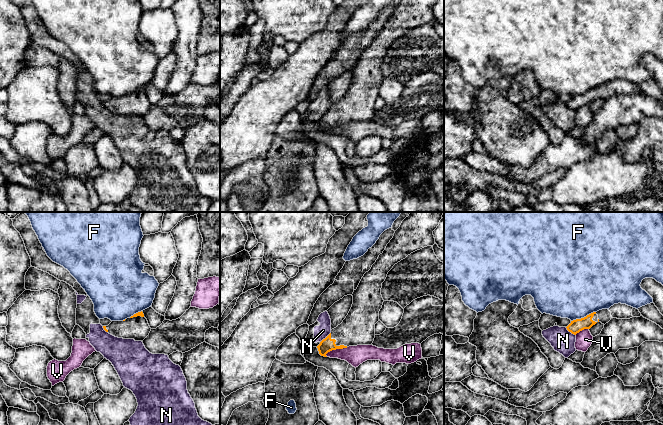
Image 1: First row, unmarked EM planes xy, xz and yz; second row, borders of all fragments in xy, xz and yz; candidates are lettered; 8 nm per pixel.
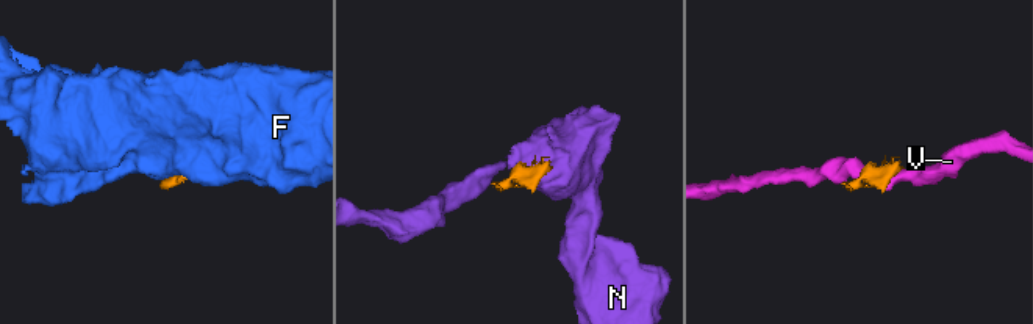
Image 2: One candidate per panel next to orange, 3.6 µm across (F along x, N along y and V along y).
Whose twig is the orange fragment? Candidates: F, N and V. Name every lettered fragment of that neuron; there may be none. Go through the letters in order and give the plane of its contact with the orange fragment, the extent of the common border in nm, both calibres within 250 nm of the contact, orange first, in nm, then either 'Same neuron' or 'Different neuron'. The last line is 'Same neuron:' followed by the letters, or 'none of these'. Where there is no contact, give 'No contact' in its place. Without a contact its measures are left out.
F: Touches orange in yz. Shared border 220 nm. Thickness 100 nm (orange) against 480 nm. Different neuron
N: Touches orange in yz. Shared border 110 nm. Thickness 100 nm (orange) against 190 nm. Different neuron
V: Touches orange in xz. Shared border 200 nm. Thickness 110 nm (orange) against 160 nm. Different neuron
Same neuron: none of these

